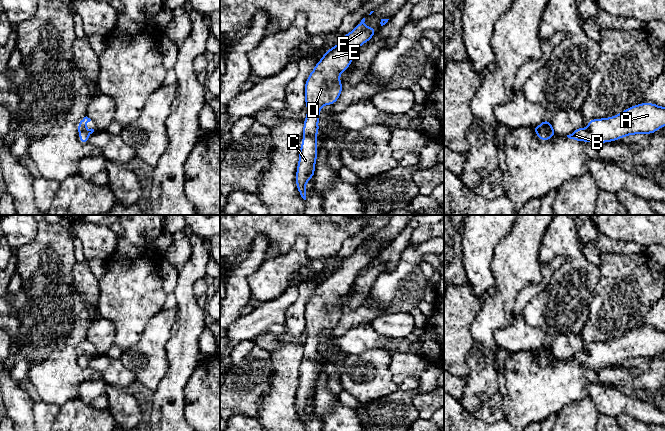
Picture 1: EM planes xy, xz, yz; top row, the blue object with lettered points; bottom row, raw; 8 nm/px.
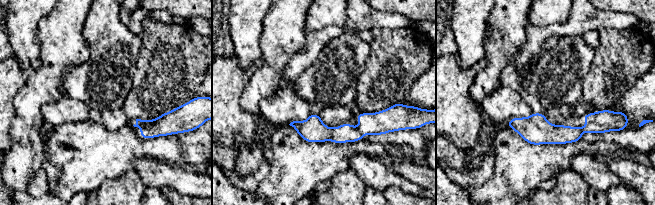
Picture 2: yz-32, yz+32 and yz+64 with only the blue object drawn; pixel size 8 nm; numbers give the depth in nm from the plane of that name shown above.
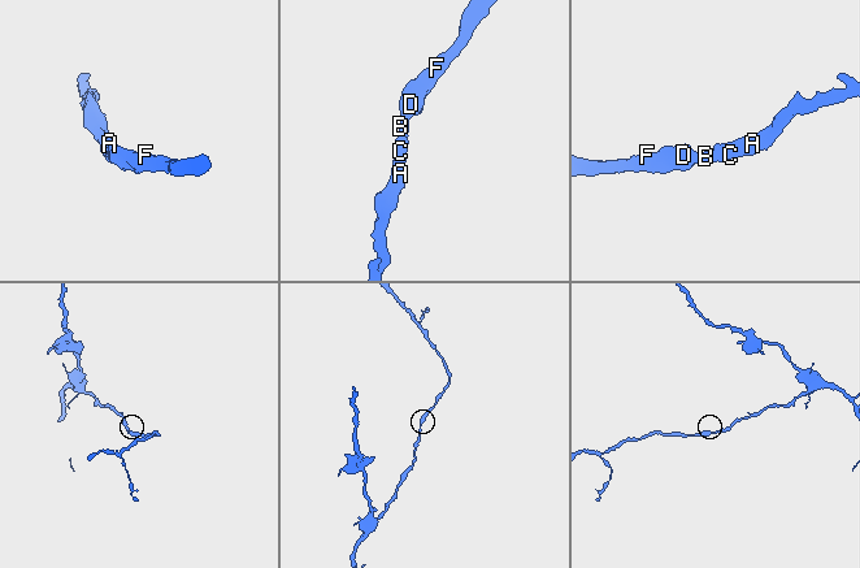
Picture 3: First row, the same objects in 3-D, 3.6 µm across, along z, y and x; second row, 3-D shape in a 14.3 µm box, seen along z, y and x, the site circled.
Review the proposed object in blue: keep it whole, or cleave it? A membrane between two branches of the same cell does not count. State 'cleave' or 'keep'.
keep

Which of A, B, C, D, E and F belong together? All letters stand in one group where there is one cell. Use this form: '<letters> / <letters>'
A B C D E F

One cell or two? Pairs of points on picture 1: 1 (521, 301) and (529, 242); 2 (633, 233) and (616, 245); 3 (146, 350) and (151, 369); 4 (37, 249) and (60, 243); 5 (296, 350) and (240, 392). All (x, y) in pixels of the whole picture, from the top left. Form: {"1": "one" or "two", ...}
{"1": "two", "2": "two", "3": "one", "4": "one", "5": "two"}

